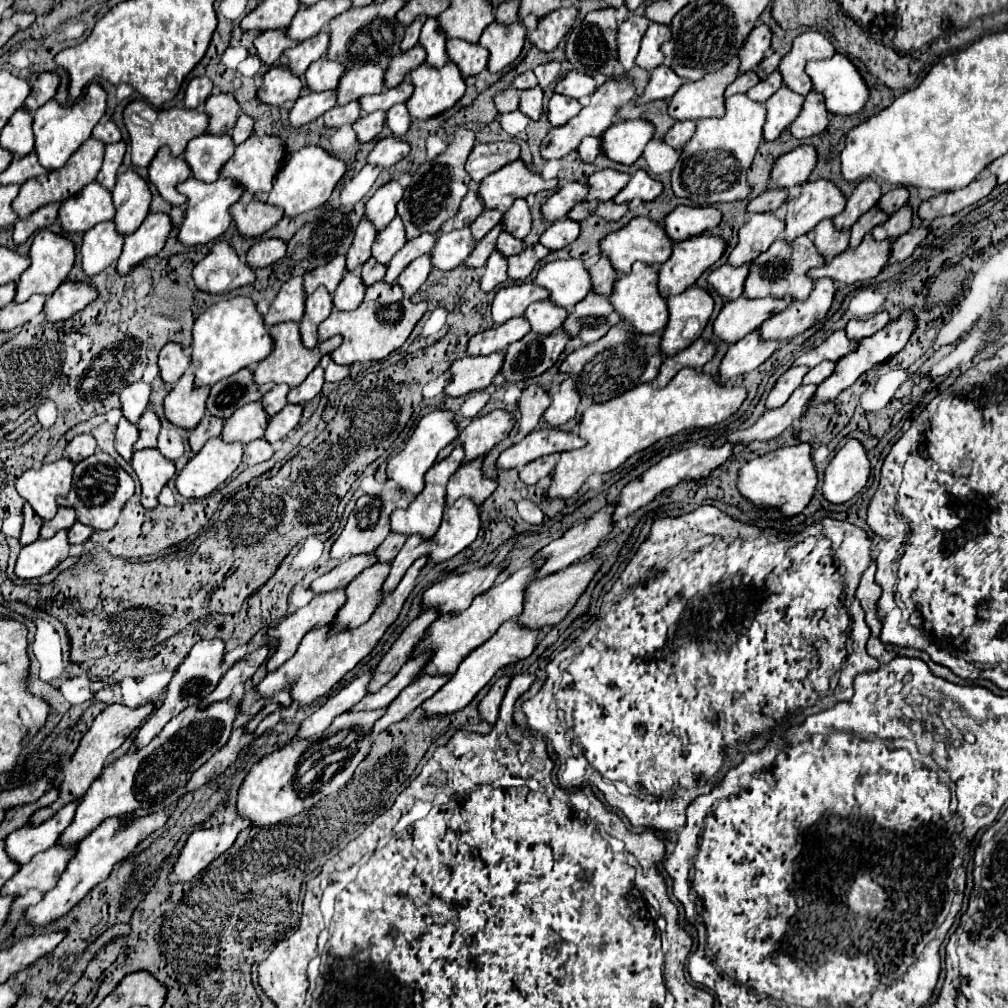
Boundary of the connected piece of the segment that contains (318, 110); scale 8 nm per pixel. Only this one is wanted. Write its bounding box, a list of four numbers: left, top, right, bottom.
[290,90,336,128]

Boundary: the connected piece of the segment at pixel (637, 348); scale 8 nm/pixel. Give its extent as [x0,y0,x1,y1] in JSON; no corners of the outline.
[560,322,664,404]

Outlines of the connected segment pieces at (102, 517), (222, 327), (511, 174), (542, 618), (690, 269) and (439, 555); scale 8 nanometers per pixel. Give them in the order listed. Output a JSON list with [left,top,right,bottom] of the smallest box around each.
[[56,452,134,530],[190,296,272,386],[478,160,558,212],[518,558,602,628],[660,234,726,298],[386,498,480,588]]

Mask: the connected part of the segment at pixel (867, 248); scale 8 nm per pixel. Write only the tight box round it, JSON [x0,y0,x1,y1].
[810,234,890,284]

